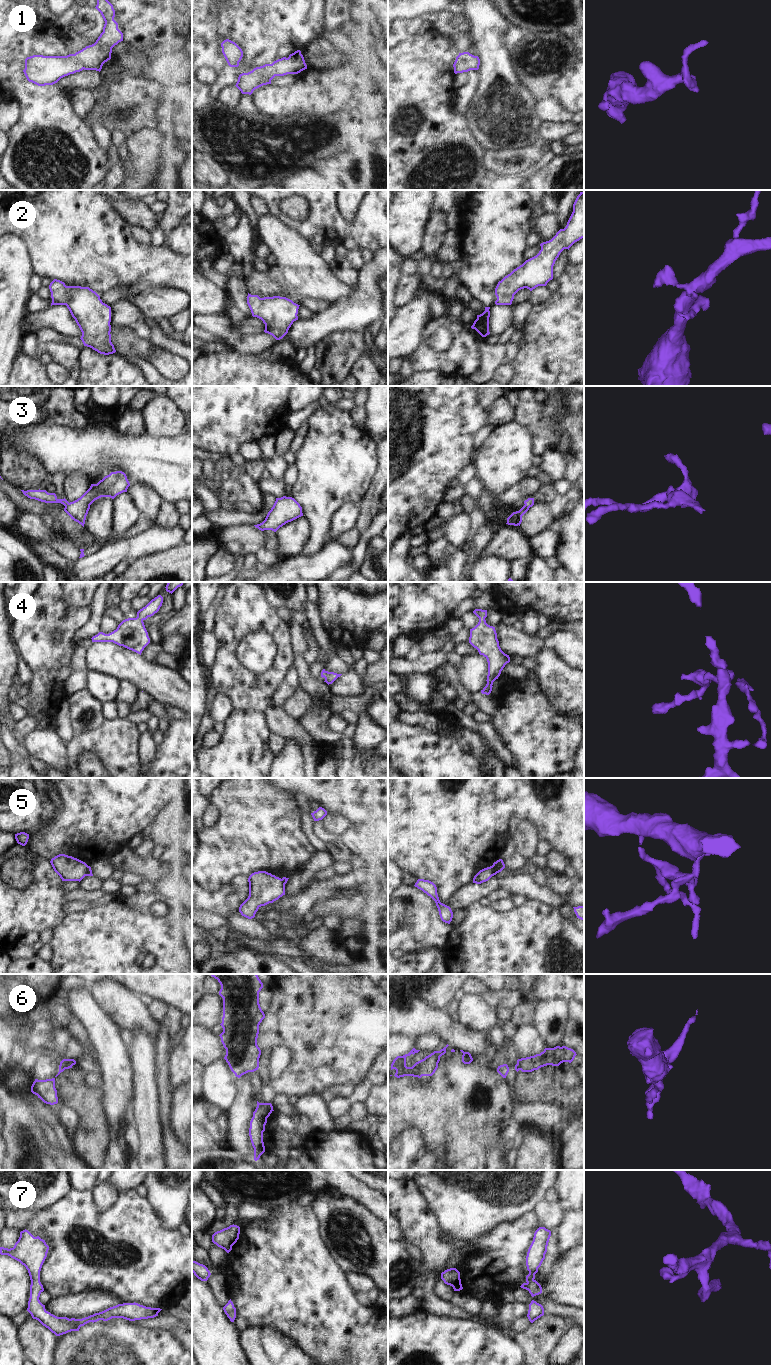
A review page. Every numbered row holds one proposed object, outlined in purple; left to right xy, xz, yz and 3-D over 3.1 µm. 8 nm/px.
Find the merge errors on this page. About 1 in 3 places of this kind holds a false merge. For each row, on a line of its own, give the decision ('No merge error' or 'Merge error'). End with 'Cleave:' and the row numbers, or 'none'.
1: No merge error
2: No merge error
3: No merge error
4: No merge error
5: Merge error
6: Merge error
7: No merge error
Cleave: 5, 6

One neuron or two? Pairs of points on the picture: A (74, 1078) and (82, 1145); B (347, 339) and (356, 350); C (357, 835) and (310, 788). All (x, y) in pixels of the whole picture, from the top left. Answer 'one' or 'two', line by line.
A: one
B: one
C: two

